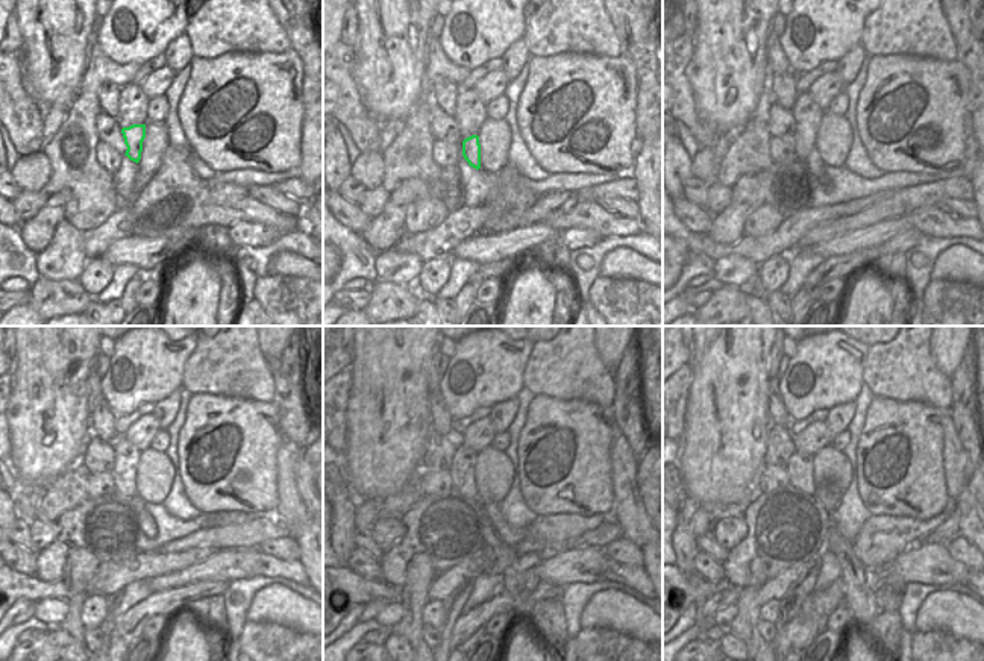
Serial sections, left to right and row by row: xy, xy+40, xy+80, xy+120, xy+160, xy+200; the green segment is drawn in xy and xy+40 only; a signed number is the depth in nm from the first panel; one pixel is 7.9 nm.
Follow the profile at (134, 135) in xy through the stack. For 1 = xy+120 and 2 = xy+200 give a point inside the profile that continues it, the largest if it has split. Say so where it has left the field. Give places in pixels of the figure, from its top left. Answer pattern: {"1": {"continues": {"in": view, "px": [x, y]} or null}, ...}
{"1": {"continues": {"in": "xy+120", "px": [146, 522]}}, "2": {"continues": {"in": "xy+200", "px": [858, 598]}}}

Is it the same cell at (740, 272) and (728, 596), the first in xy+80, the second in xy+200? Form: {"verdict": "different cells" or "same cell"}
{"verdict": "different cells"}

